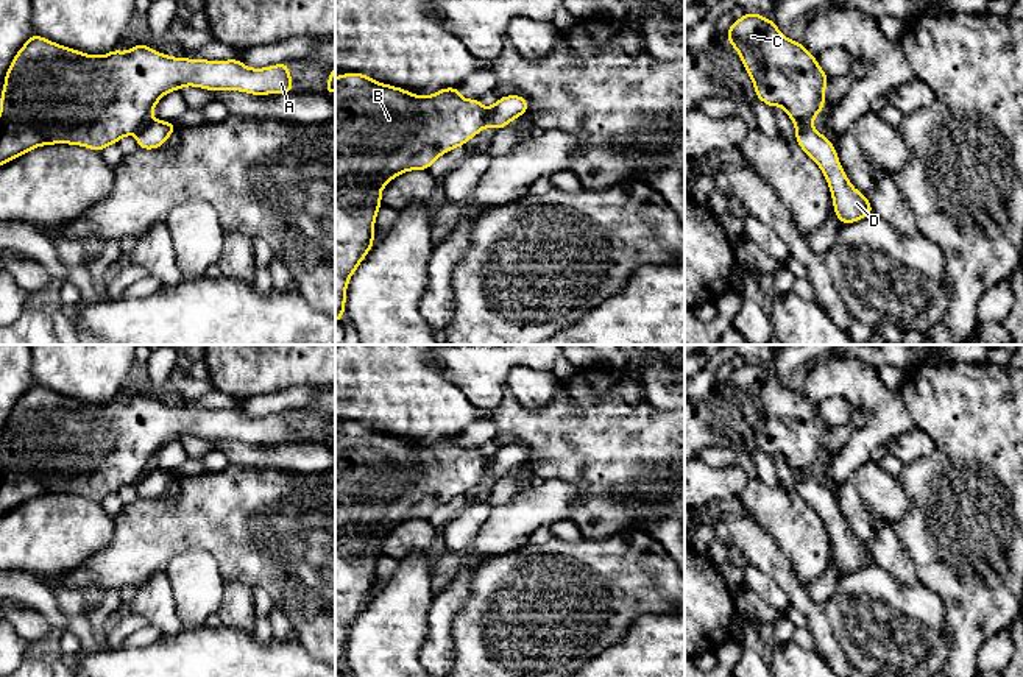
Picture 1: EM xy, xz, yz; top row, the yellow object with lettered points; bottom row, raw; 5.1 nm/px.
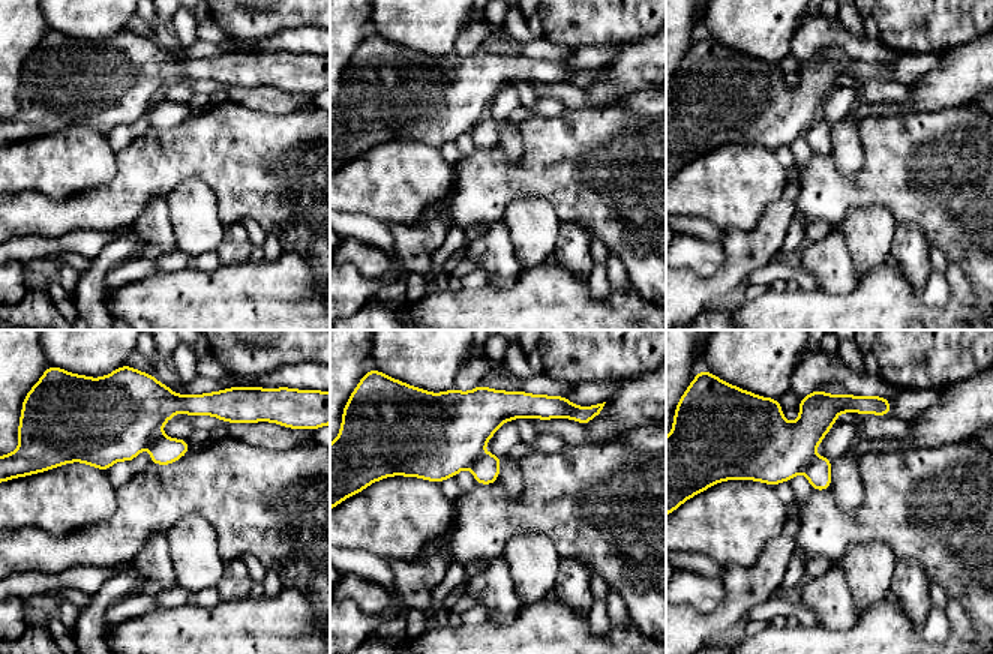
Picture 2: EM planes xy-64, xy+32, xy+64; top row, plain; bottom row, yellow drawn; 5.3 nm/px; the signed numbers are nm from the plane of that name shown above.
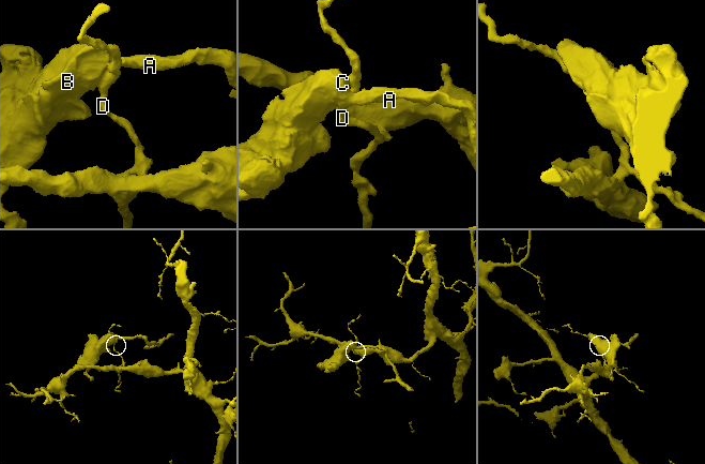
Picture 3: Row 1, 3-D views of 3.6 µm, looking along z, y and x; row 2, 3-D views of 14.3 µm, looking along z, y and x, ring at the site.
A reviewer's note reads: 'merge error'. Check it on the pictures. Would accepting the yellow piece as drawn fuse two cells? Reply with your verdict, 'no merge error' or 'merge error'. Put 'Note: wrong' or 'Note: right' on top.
Note: right
merge error

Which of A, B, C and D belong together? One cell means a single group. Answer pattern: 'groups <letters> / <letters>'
groups A B C / D

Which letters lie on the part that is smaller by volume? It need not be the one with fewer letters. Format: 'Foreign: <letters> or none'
Foreign: A, B, C

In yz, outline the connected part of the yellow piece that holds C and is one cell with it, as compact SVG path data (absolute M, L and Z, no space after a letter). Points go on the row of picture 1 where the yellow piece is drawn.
M758 12L733 20L727 41L739 53L756 98L780 105L795 126L811 126L825 108L828 75L802 42L784 37L777 23Z

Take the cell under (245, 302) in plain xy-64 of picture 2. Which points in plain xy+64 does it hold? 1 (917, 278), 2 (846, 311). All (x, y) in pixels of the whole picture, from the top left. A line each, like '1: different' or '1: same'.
1: different
2: same

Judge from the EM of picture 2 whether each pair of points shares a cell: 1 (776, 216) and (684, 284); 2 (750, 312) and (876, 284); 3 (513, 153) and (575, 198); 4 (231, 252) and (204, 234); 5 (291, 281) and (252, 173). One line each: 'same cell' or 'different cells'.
1: same cell
2: same cell
3: different cells
4: different cells
5: different cells

